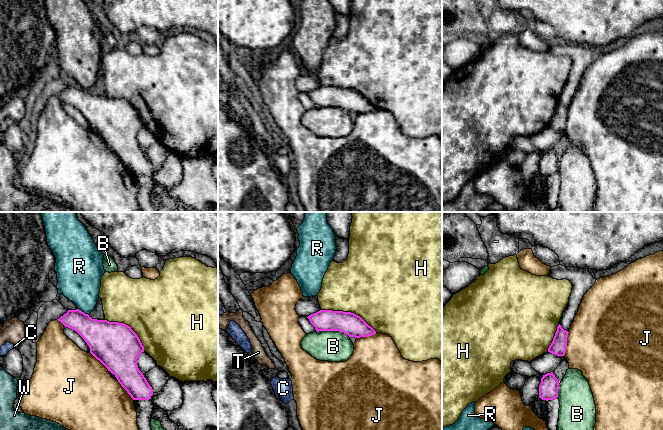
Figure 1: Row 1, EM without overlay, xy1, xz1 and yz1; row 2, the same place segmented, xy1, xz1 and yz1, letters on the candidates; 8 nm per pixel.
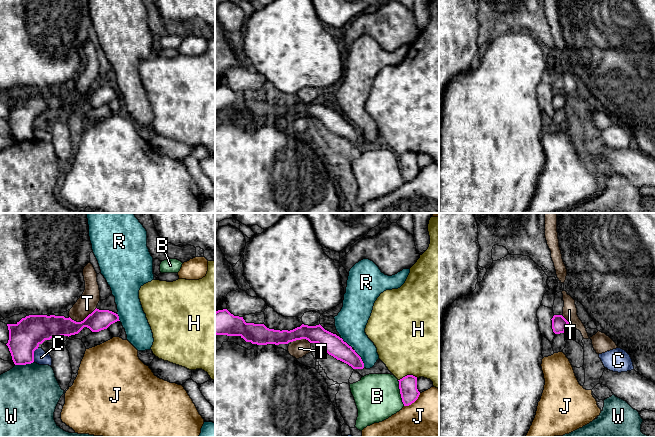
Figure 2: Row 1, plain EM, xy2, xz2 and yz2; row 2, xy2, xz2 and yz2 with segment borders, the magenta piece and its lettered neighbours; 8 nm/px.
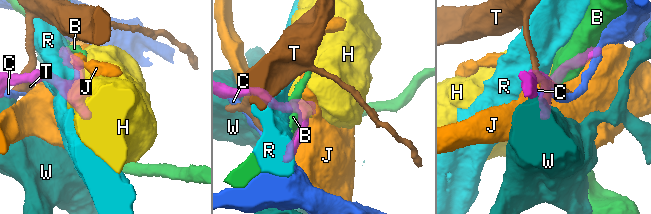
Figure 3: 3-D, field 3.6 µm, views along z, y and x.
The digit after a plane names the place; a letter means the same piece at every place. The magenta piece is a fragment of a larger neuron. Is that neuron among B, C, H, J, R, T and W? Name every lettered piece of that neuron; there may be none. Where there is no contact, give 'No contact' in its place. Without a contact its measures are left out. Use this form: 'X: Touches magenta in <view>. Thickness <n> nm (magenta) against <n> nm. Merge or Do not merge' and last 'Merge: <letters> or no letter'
B: Touches magenta in xz1. Thickness 180 nm (magenta) against 260 nm. Do not merge
C: Touches magenta in xy2. Thickness 260 nm (magenta) against 120 nm. Do not merge
H: Touches magenta in xz1. Thickness 180 nm (magenta) against 480 nm. Do not merge
J: Touches magenta in yz1. Thickness 130 nm (magenta) against 500 nm. Do not merge
R: Touches magenta in xz2. Thickness 160 nm (magenta) against 200 nm. Do not merge
T: Touches magenta in xy2. Thickness 180 nm (magenta) against 160 nm. Do not merge
W: Touches magenta in xy2. Thickness 260 nm (magenta) against 480 nm. Do not merge
Merge: no letter

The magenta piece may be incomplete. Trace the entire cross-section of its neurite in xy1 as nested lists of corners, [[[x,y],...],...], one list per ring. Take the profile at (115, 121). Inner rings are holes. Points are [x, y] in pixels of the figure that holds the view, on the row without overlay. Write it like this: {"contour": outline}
{"contour": [[[79,85],[68,86],[57,96],[84,115],[90,129],[115,151],[133,176],[150,175],[164,187],[172,187],[182,181],[181,158],[174,153],[168,155],[160,168],[153,168],[137,141],[144,122],[130,102],[92,95]]]}

